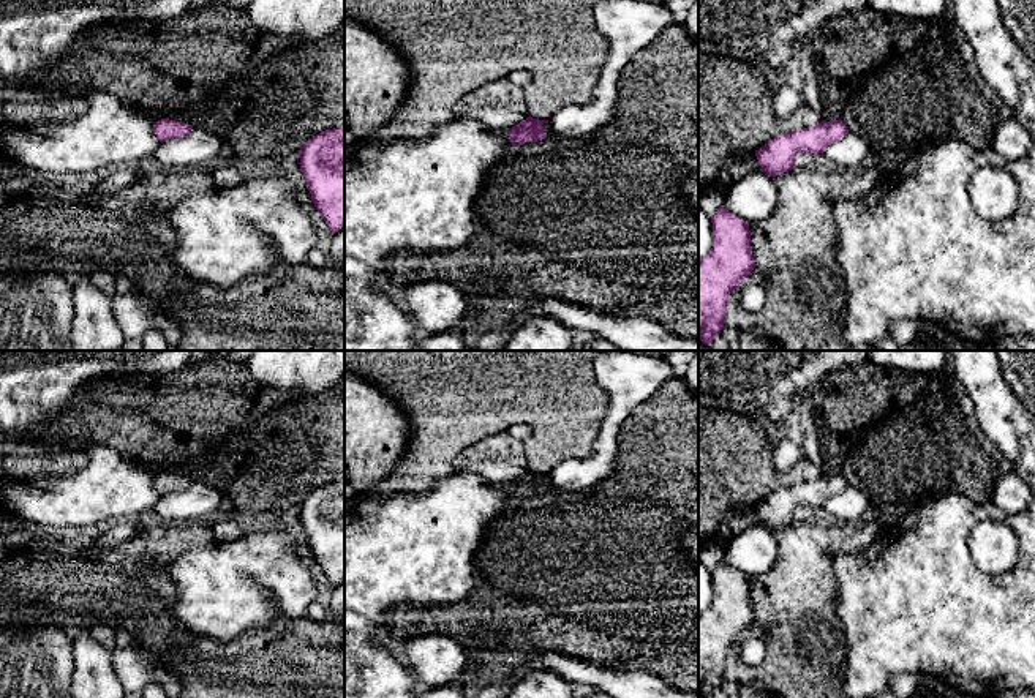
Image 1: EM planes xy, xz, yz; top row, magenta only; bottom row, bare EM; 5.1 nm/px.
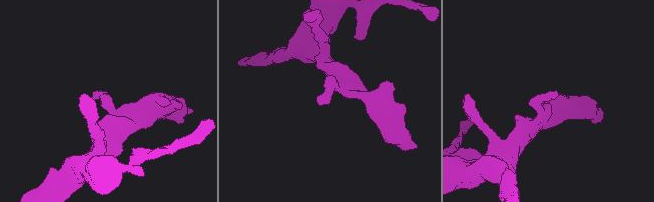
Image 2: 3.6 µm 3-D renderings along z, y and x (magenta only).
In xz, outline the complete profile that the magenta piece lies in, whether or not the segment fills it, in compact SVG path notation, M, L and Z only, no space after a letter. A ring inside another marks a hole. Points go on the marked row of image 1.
M529 115L526 120L510 128L509 142L526 144L547 139L547 129L542 126L544 123L548 123L548 120L539 120Z

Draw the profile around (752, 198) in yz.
M763 171L751 172L725 186L724 207L744 223L770 218L779 202L773 177Z

